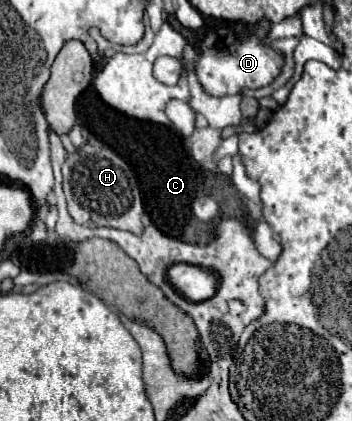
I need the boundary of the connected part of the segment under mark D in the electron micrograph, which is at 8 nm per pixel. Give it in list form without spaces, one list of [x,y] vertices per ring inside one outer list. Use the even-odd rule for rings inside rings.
[[[265,20],[259,22],[257,32],[249,34],[243,40],[239,40],[234,31],[227,26],[207,32],[207,36],[199,46],[199,58],[195,68],[205,92],[213,96],[227,96],[227,94],[237,94],[243,88],[261,88],[273,82],[273,78],[279,74],[283,66],[283,56],[261,42],[261,36],[265,34],[267,26],[269,22]]]

